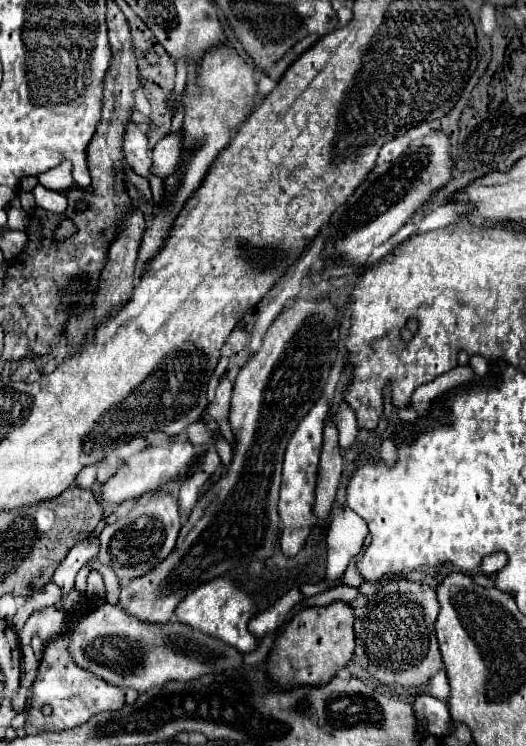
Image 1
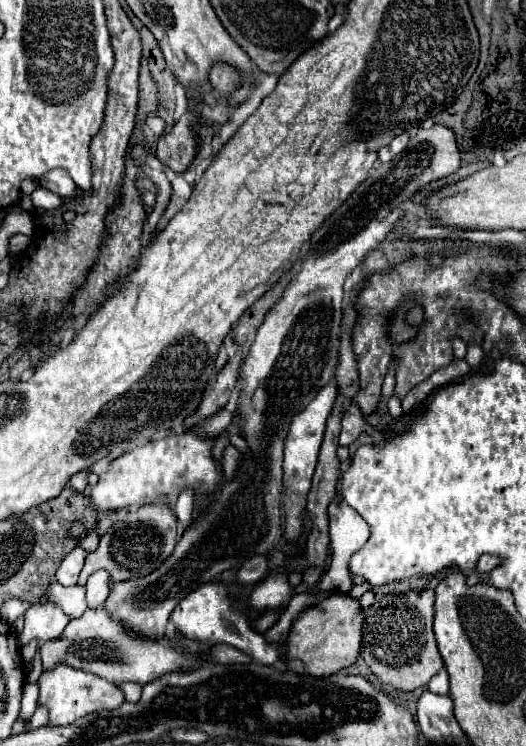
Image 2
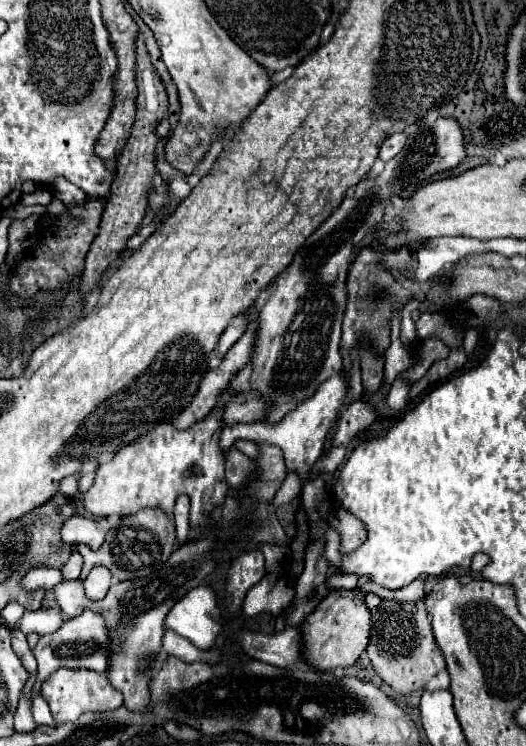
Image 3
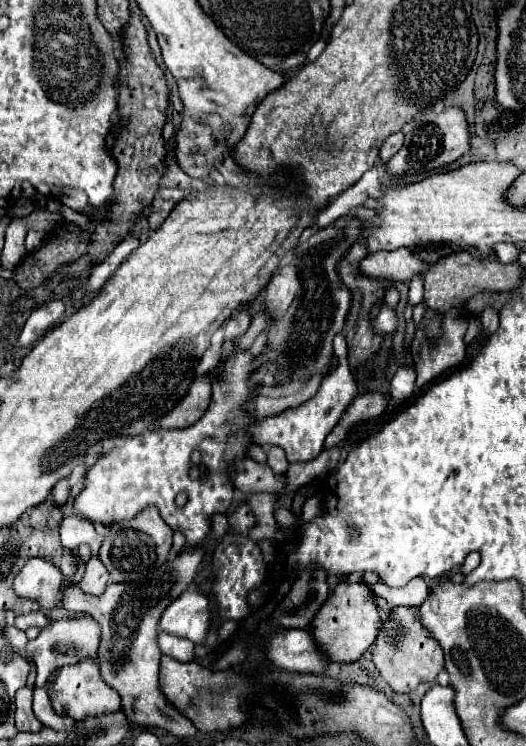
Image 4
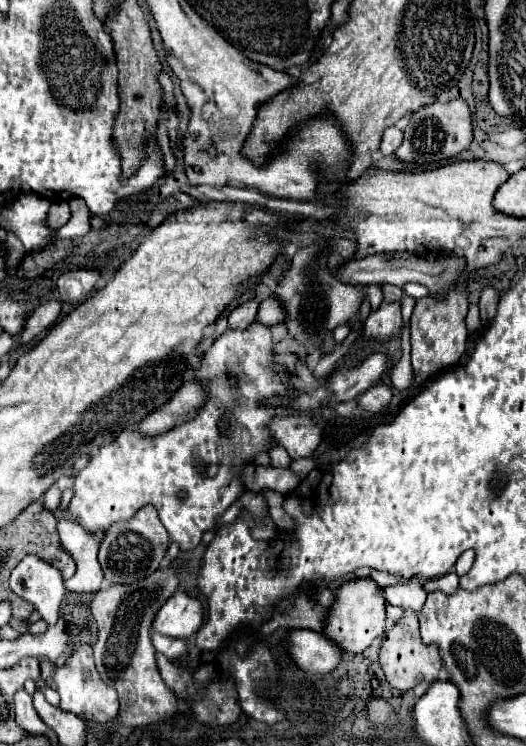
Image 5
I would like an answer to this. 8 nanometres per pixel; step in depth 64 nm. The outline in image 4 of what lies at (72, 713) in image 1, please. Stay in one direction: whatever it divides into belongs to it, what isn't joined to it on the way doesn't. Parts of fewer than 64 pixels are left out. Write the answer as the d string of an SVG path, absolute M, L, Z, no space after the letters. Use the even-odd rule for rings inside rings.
M90 658L80 660L78 664L70 664L70 666L62 666L58 670L56 682L54 686L48 690L50 698L52 698L52 708L58 714L66 714L72 716L74 720L86 720L86 718L96 718L102 714L110 714L120 710L120 696L118 692L114 692L114 688L110 688L100 672L98 672L98 664Z

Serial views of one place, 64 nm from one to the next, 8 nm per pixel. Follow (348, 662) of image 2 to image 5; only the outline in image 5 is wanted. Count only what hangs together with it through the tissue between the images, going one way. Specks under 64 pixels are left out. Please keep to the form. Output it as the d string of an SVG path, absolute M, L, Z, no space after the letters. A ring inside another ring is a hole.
M358 578L344 582L340 586L334 608L330 610L330 616L326 616L324 634L328 638L334 638L344 648L344 652L360 654L372 644L372 640L382 636L384 620L386 620L386 598L382 586L378 586L372 578Z

